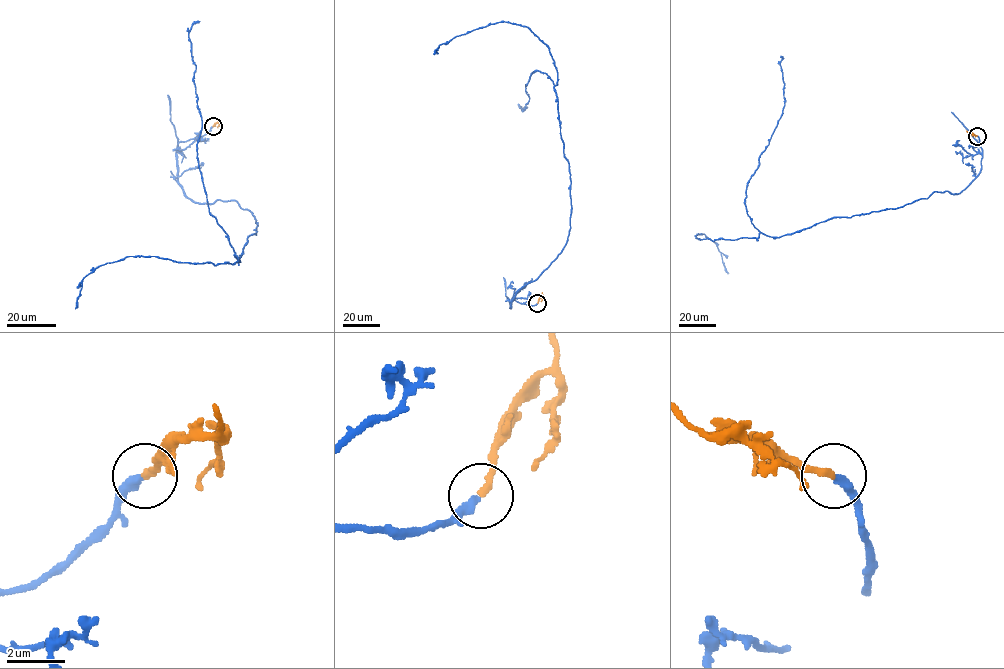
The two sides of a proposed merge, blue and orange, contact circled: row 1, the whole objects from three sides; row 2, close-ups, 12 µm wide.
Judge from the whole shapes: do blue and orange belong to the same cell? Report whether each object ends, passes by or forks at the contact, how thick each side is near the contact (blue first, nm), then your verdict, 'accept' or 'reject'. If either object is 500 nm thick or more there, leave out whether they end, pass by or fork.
blue ends; orange ends; calibres 320 and 240 nm; accept

